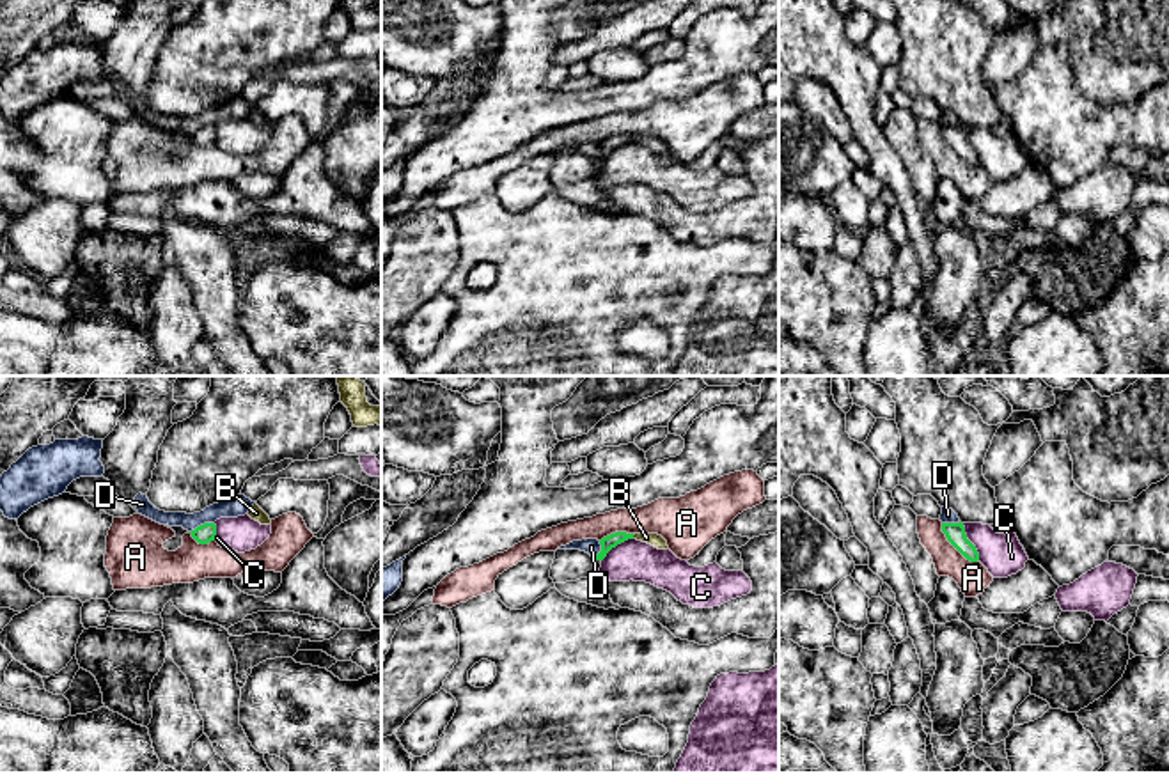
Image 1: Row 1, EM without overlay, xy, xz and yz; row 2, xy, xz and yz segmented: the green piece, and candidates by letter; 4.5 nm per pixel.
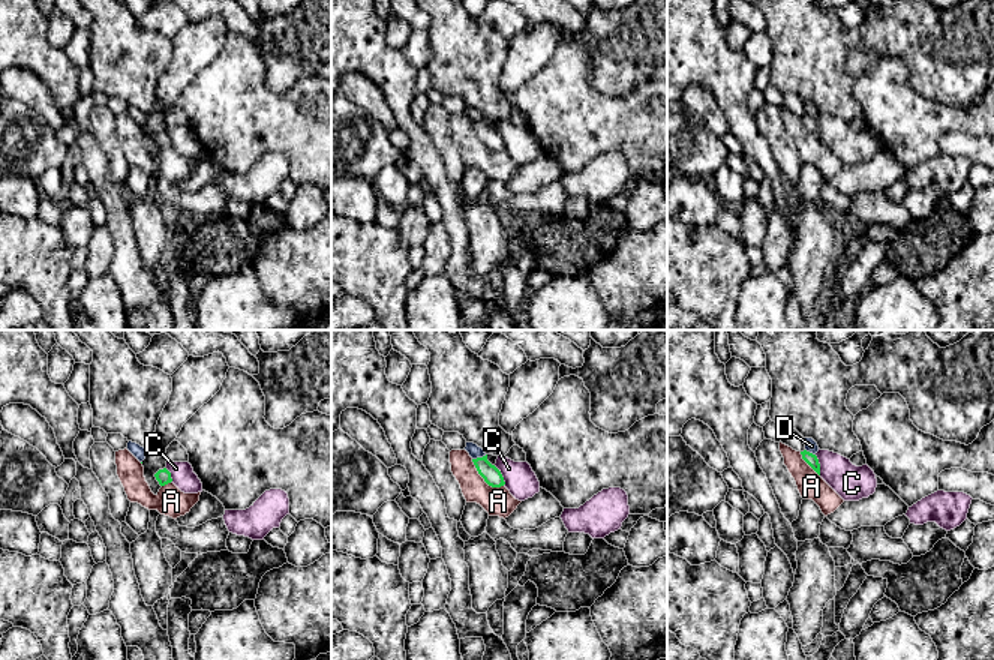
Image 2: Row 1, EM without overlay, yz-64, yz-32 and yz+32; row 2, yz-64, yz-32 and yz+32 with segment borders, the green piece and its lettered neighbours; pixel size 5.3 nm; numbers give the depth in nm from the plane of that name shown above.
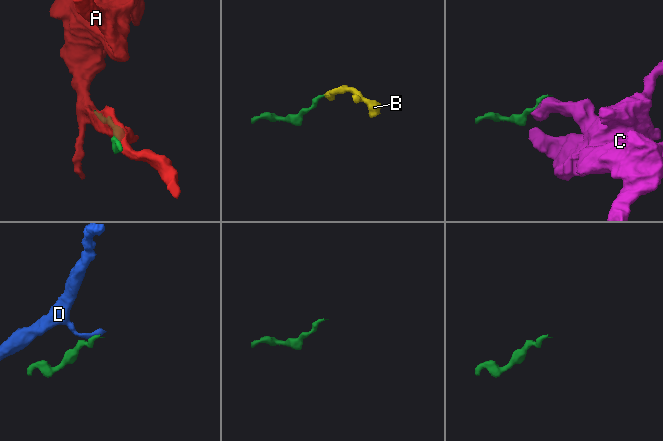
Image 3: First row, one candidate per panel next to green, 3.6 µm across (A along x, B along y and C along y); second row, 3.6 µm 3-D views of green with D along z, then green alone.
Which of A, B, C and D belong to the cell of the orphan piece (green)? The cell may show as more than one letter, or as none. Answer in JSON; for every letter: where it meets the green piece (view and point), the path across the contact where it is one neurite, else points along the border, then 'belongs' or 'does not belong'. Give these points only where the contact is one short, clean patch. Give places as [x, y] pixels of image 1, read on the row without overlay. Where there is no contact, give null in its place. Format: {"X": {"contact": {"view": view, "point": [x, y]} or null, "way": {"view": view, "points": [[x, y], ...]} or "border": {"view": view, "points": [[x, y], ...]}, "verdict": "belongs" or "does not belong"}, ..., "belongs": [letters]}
{"A": {"contact": {"view": "yz", "point": [955, 149]}, "verdict": "does not belong"}, "B": {"contact": {"view": "xz", "point": [634, 137]}, "way": {"view": "xz", "points": [[611, 144], [634, 137], [653, 142]]}, "verdict": "belongs"}, "C": {"contact": {"view": "yz", "point": [969, 144]}, "border": {"view": "yz", "points": [[962, 126], [980, 162]]}, "verdict": "does not belong"}, "D": {"contact": {"view": "xy", "point": [201, 128]}, "border": {"view": "xy", "points": [[213, 124], [204, 124], [190, 135]]}, "verdict": "does not belong"}, "belongs": ["B"]}

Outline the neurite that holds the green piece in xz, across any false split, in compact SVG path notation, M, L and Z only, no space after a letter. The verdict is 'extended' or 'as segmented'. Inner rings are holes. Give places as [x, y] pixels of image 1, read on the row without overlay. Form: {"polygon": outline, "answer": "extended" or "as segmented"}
{"polygon": "M616 135L616 137L610 137L607 140L603 140L600 144L601 147L601 154L596 158L594 163L603 163L607 160L607 156L616 151L617 147L628 144L628 142L637 142L637 144L642 144L642 145L647 145L658 152L667 152L667 144L658 138L658 137L626 137L626 135Z", "answer": "extended"}

